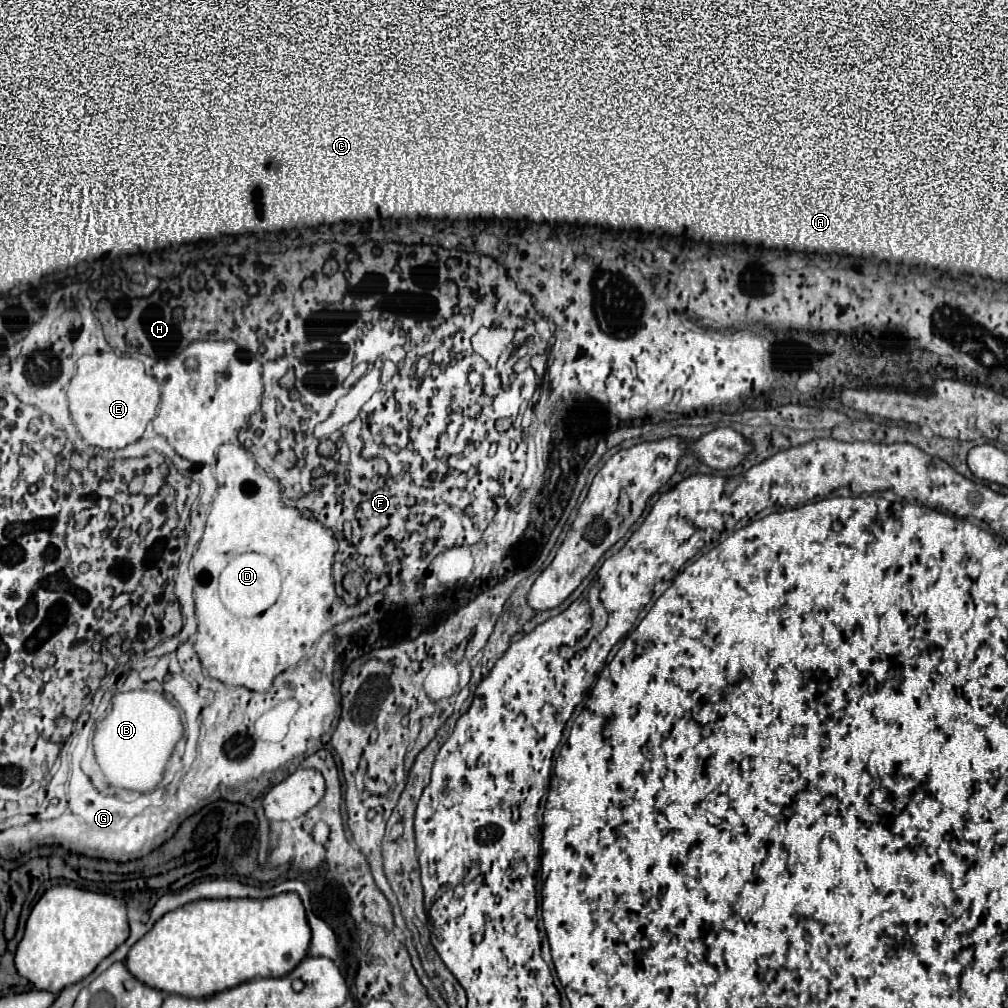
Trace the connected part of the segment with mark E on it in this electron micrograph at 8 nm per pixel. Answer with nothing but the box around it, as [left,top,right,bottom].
[67,351,159,449]

